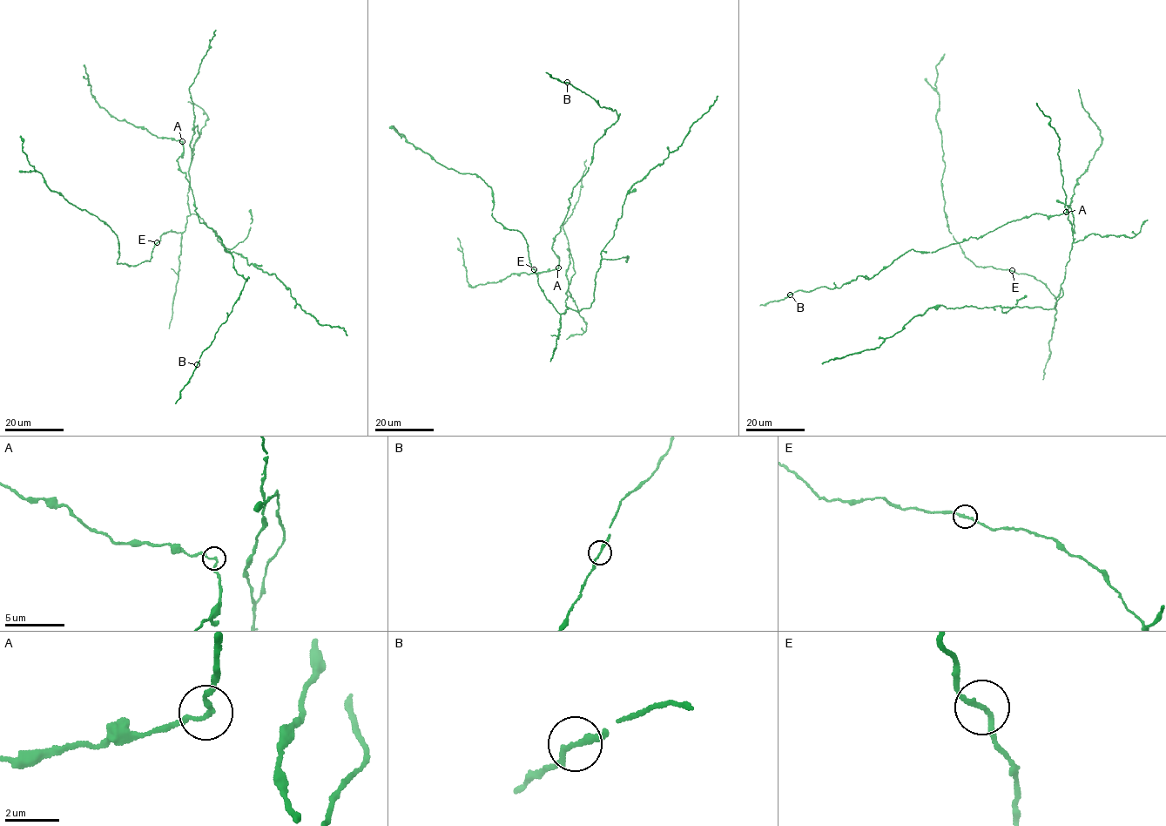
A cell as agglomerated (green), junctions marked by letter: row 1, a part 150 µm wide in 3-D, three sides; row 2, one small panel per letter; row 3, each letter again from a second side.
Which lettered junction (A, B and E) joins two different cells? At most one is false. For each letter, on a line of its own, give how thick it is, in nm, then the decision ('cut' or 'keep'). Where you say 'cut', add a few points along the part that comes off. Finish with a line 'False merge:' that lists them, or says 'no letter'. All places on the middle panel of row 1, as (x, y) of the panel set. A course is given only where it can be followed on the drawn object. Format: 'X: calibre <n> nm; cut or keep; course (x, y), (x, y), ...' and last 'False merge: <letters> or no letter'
A: calibre 170 nm; keep
B: calibre 200 nm; keep
E: calibre 180 nm; keep
False merge: no letter

